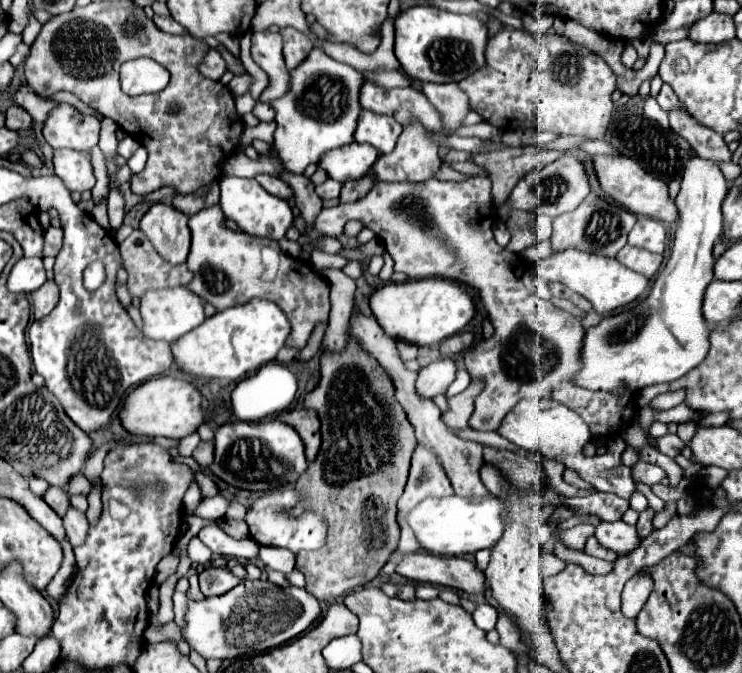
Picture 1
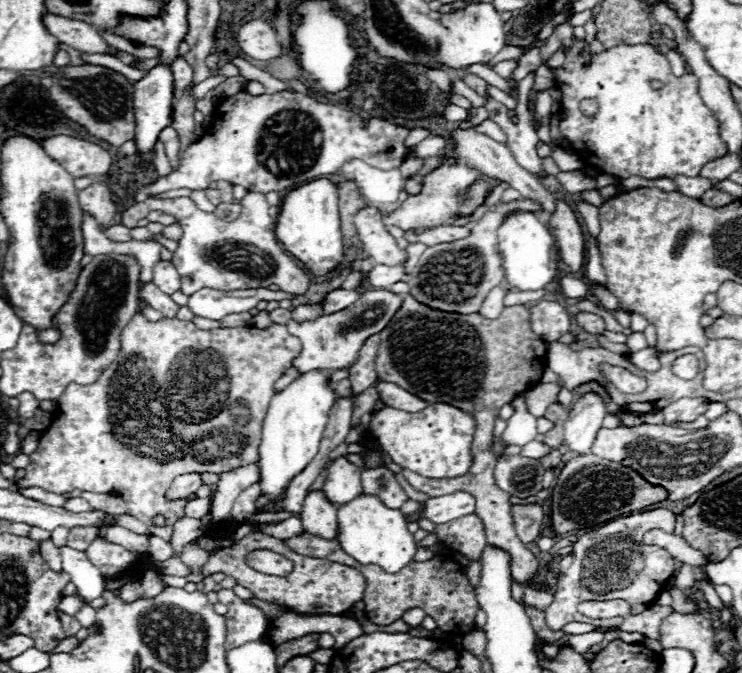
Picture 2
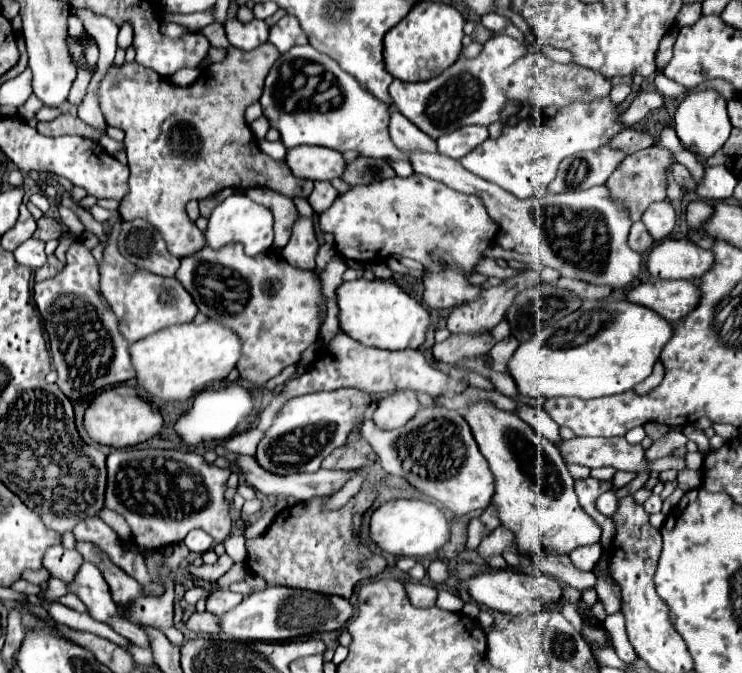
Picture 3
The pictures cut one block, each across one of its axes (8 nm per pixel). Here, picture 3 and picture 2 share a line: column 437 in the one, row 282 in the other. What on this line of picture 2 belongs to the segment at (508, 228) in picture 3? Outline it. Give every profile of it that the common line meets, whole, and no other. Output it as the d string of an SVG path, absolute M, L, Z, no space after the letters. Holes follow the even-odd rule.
M160 260L160 264L156 264L152 268L152 282L166 294L180 290L180 274L176 272L176 268L170 262Z

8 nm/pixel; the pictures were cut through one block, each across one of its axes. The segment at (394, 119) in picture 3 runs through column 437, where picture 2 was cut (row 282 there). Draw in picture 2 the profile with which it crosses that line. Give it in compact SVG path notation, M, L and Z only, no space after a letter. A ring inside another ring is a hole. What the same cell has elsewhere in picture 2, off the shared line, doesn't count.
M148 282L140 288L140 306L142 308L150 306L150 308L162 312L166 318L172 318L176 314L176 310L180 308L168 294L160 292L152 282Z

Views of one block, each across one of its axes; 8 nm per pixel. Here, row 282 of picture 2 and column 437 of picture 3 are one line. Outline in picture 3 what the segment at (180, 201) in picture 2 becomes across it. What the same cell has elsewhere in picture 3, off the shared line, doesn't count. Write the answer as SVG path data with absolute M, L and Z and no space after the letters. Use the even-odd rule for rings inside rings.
M412 174L408 178L394 176L382 182L372 182L368 186L352 186L348 192L340 194L324 214L320 214L320 228L324 232L334 234L336 250L344 258L350 258L350 260L362 260L362 262L382 260L384 262L386 258L400 254L400 256L422 262L422 266L428 270L428 276L424 276L422 280L424 282L422 298L434 310L454 308L458 304L478 298L480 288L470 286L466 282L466 276L472 274L474 264L478 264L484 250L492 244L492 240L496 238L500 230L498 224L484 210L484 204L478 196L456 192L420 174Z

